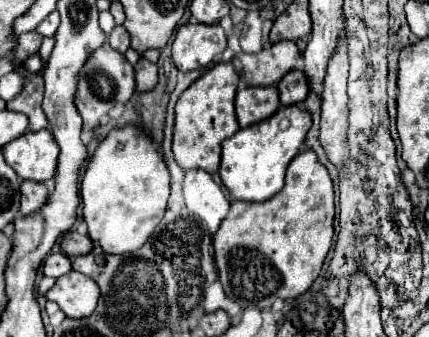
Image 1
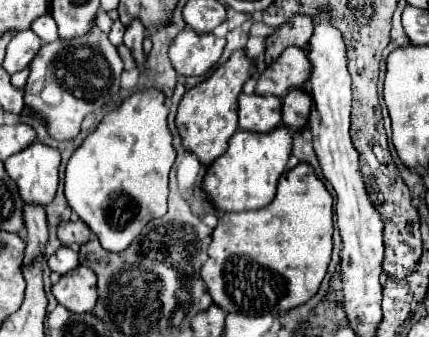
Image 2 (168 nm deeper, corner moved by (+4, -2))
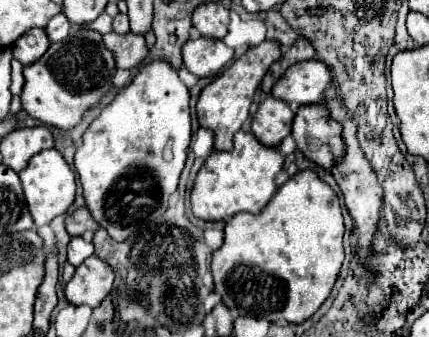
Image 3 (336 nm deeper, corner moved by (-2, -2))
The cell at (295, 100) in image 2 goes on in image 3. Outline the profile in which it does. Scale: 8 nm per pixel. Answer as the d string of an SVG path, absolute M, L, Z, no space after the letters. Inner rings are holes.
M302 105L294 117L292 137L302 155L326 171L346 155L342 129L330 119L324 105Z

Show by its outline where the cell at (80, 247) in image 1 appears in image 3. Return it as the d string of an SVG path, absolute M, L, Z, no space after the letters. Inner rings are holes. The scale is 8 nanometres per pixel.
M80 207L72 215L66 217L66 229L74 237L74 235L84 235L86 231L96 231L98 223L92 219L92 215L86 207Z

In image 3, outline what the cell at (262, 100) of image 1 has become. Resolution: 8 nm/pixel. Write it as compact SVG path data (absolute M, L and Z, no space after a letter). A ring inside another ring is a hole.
M266 97L252 119L252 133L262 145L278 147L282 139L290 135L292 119L294 113L288 103L274 97Z

